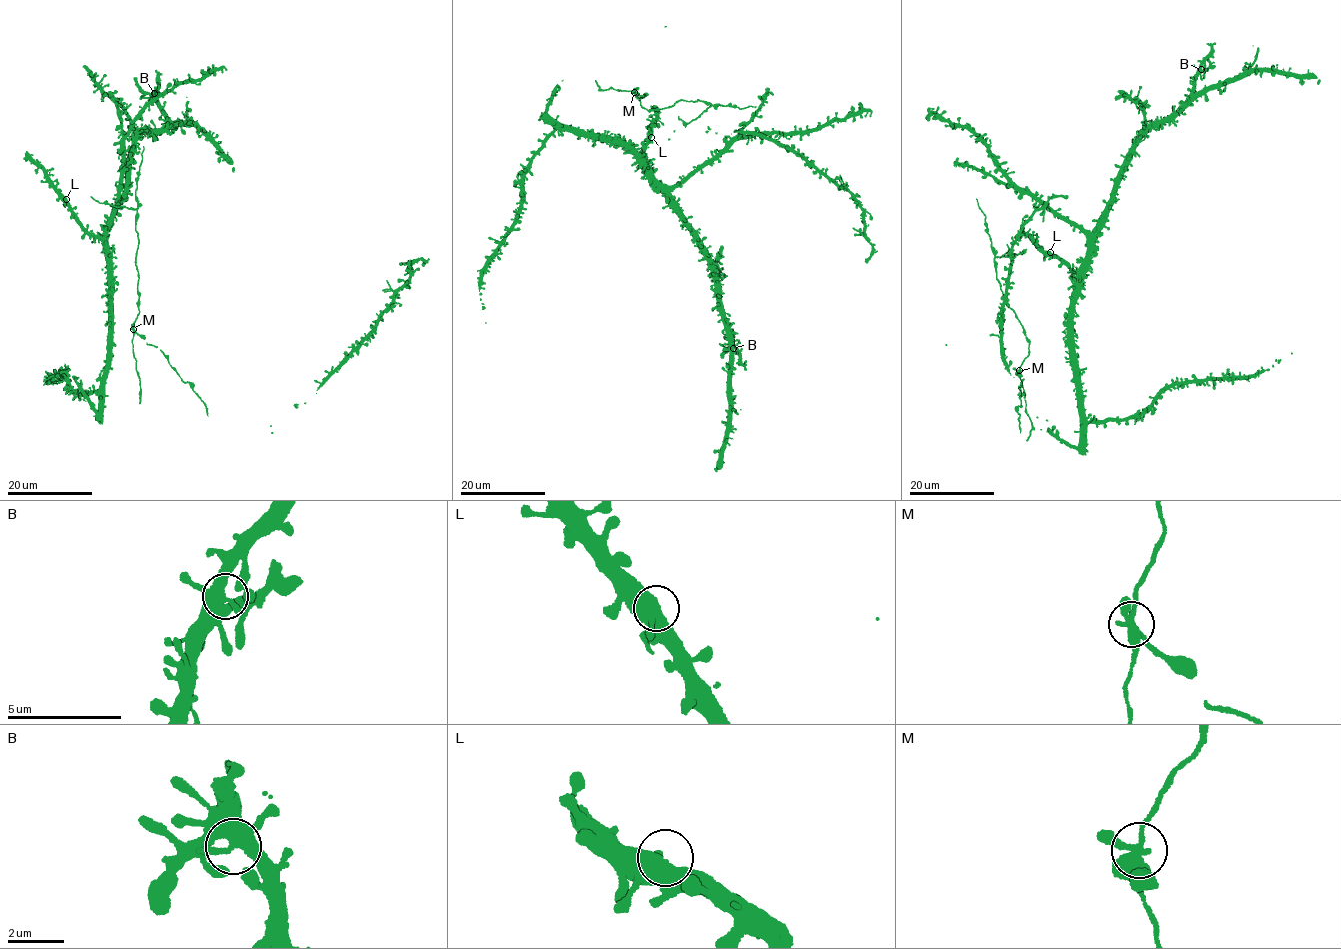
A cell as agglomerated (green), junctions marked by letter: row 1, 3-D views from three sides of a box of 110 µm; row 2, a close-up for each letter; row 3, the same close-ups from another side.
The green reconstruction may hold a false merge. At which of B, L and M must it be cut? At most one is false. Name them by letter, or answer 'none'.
none

